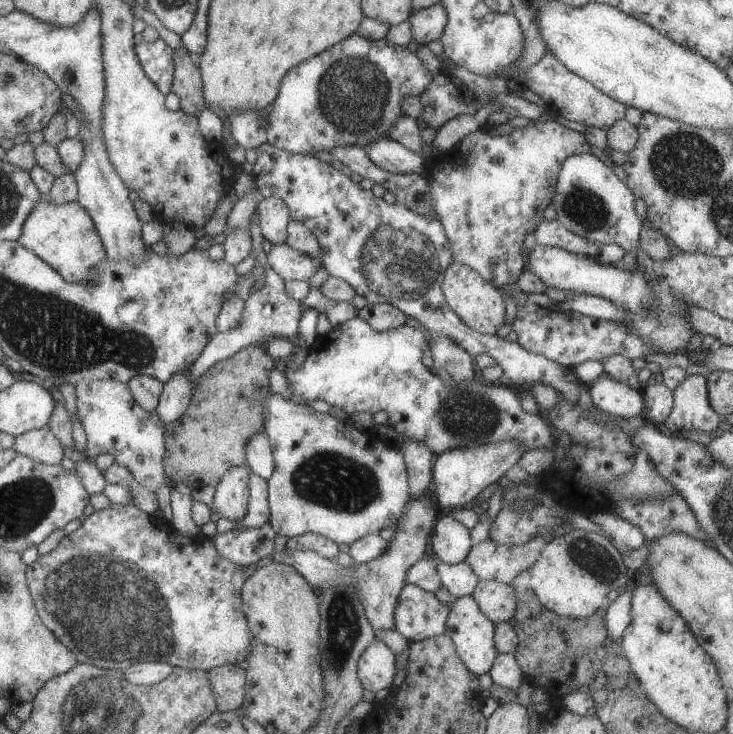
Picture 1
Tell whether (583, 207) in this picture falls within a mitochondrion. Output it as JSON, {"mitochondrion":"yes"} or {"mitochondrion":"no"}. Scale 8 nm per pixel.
{"mitochondrion":"yes"}

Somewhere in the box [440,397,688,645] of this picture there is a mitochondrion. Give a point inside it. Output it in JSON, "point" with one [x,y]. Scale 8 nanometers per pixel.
{"point":[592,556]}

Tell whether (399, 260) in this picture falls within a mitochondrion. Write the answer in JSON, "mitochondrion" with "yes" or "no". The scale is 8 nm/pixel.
{"mitochondrion":"yes"}

